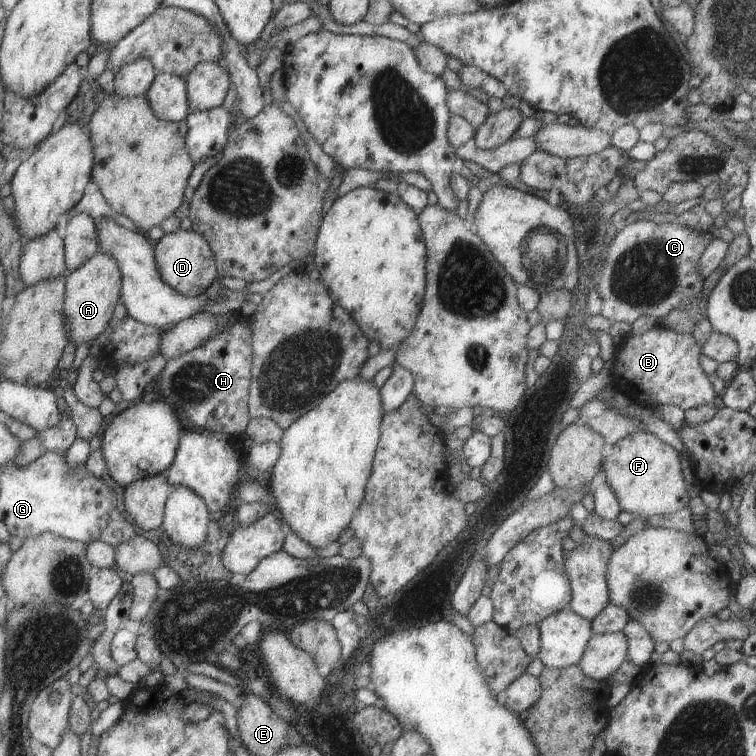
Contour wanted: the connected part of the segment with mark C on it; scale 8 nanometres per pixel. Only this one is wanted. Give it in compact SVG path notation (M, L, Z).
M642 219L619 227L606 246L605 262L600 268L600 277L596 283L596 293L602 300L600 315L610 320L610 323L617 321L634 325L641 316L651 316L659 322L667 312L671 312L677 306L683 306L685 300L695 298L704 280L699 276L697 262L709 240L711 240L709 234L693 232L685 228L684 224L679 225L676 222L656 224Z

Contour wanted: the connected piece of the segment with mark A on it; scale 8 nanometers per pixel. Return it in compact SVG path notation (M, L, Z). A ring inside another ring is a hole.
M98 250L79 268L68 271L64 277L63 324L67 340L76 347L83 342L91 343L108 327L113 308L120 296L121 279L117 262Z

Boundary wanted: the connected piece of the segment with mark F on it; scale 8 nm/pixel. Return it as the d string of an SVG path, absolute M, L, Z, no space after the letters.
M647 430L627 434L621 440L617 440L612 445L610 453L602 460L602 470L605 472L607 486L613 491L623 511L646 518L653 515L665 516L688 508L690 498L687 496L687 485L685 485L681 475L679 453Z

